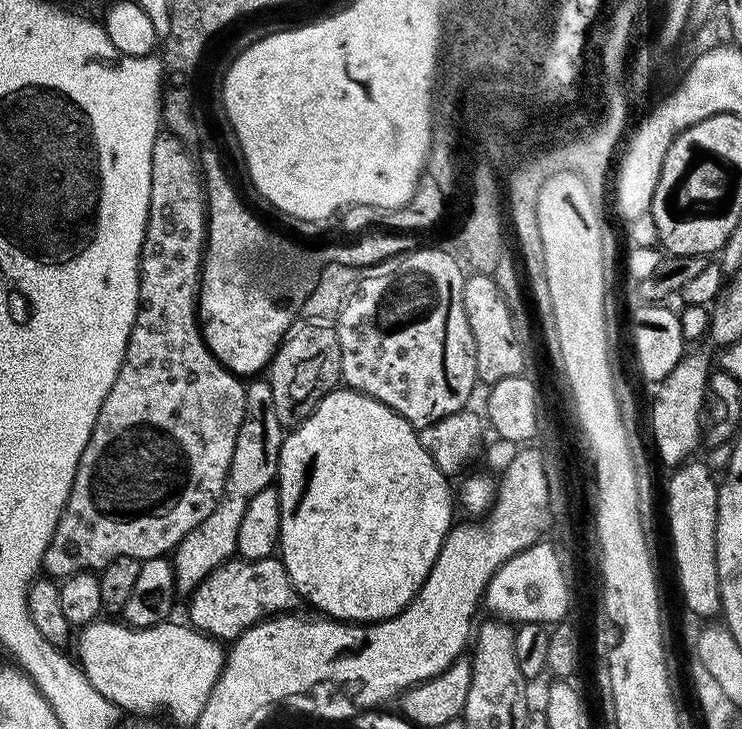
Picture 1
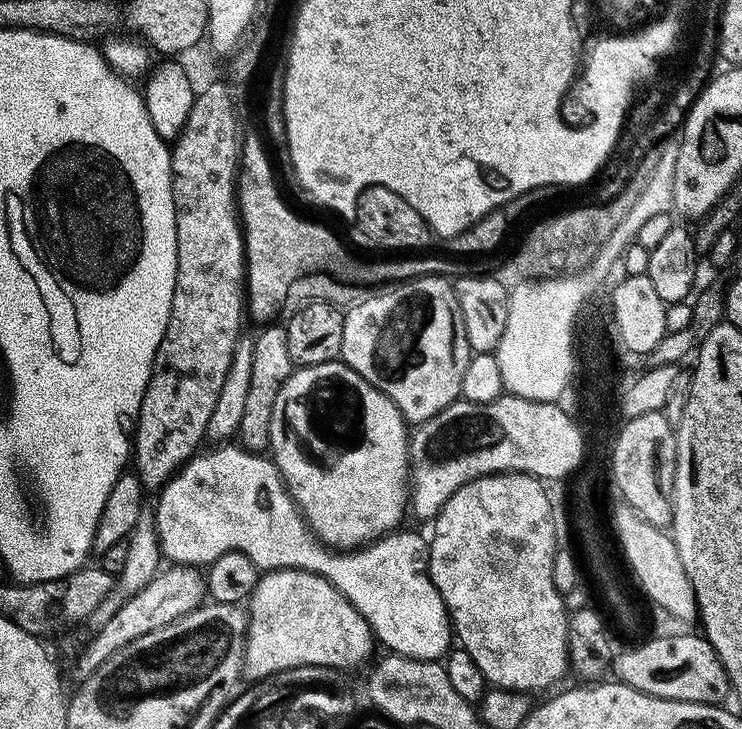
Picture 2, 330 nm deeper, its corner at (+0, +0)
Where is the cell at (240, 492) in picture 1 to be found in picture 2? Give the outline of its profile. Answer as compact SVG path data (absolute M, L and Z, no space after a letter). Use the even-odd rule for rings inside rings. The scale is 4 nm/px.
M272 322L261 328L264 329L257 336L254 336L254 367L250 374L250 390L246 397L246 410L242 414L242 426L238 433L239 443L243 447L247 448L249 452L259 453L263 453L268 448L268 443L270 442L270 418L274 418L274 402L278 402L278 390L282 390L282 386L294 371L290 350L286 344L287 327L283 323Z

